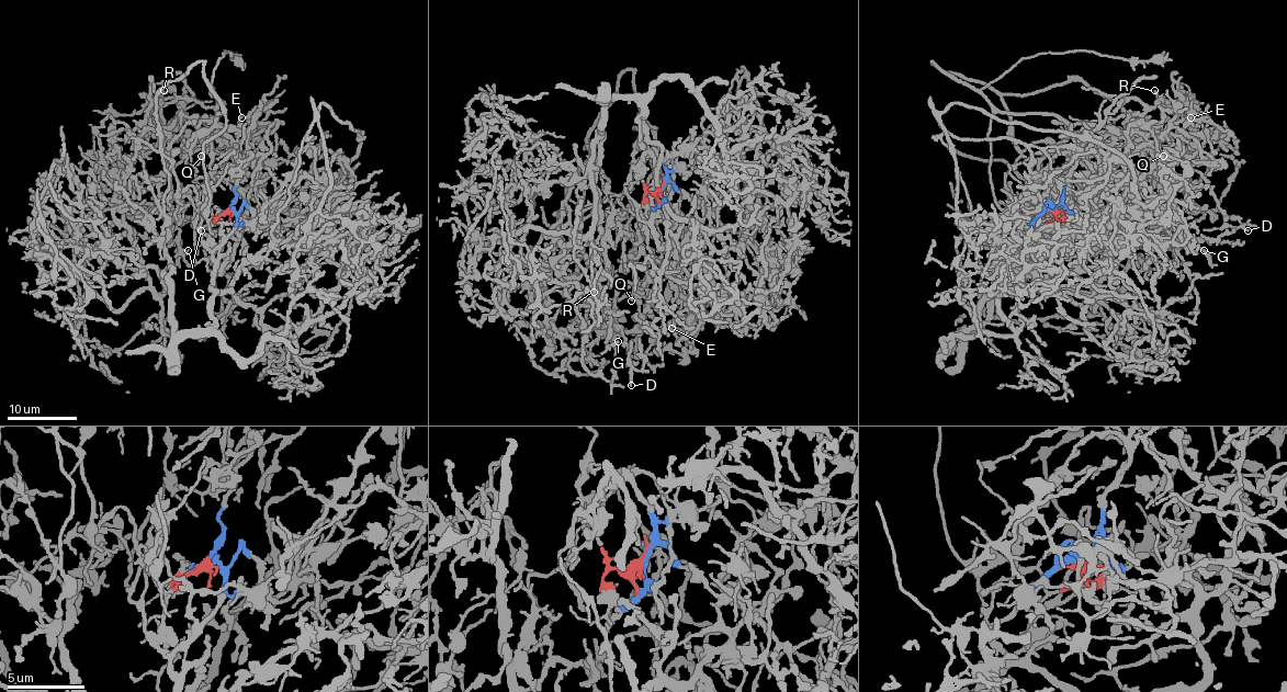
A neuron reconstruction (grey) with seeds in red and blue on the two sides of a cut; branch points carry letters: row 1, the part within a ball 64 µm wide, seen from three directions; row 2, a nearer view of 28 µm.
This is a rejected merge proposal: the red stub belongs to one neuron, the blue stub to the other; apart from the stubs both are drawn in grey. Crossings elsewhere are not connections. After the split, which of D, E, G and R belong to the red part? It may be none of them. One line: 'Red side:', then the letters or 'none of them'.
Red side: E, R

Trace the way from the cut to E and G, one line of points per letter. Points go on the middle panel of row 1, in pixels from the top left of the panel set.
E: (662, 188), (647, 192), (633, 172), (635, 127), (656, 127), (647, 219), (680, 288), (672, 328)
G: (662, 188), (666, 166), (641, 143), (644, 112), (632, 98), (611, 98), (594, 190), (608, 346), (618, 340)

